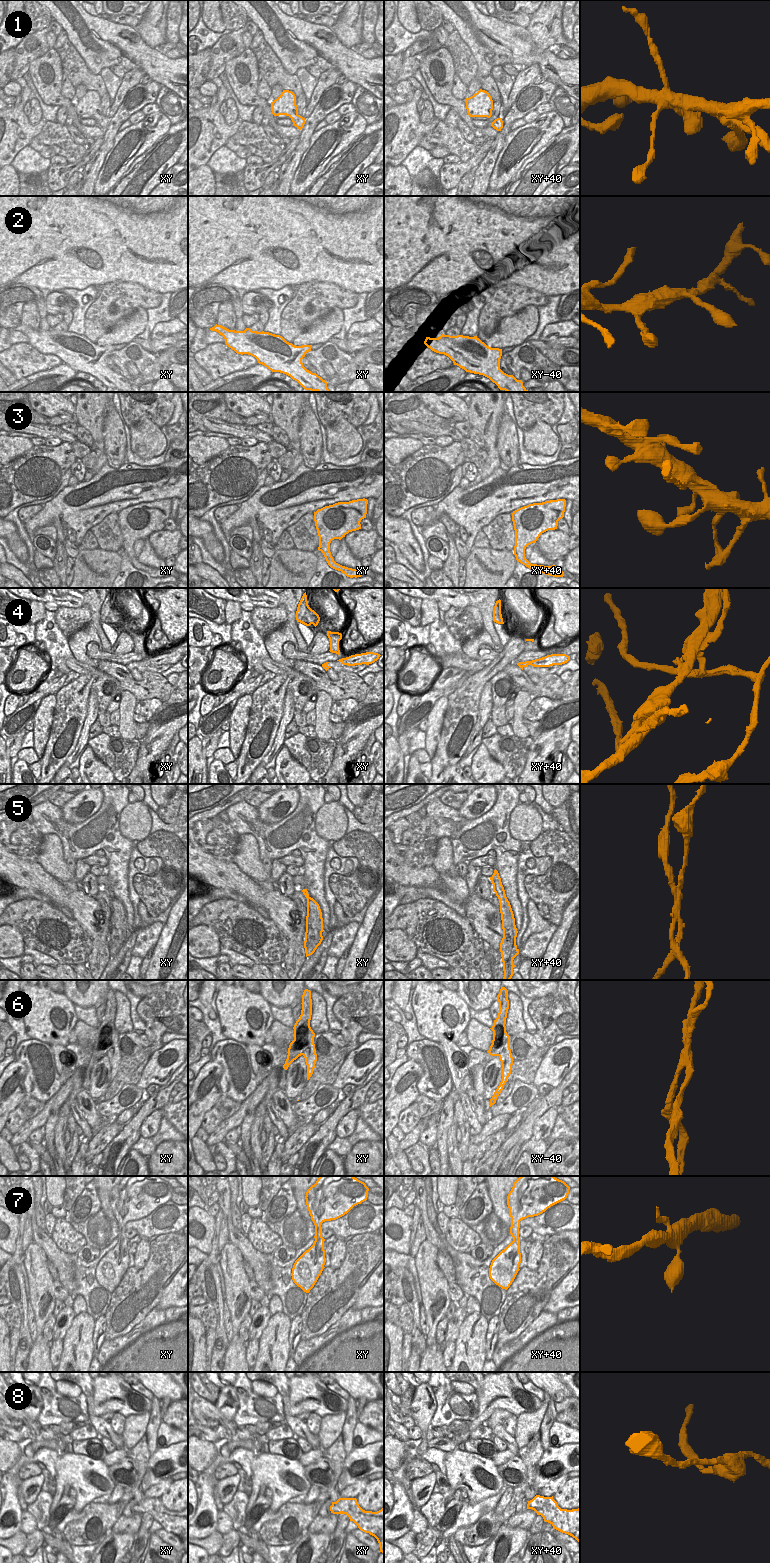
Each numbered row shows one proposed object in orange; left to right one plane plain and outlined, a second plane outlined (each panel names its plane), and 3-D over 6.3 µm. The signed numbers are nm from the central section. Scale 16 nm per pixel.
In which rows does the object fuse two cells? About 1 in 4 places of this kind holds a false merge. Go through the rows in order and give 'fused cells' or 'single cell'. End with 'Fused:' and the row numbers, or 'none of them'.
1: single cell
2: single cell
3: single cell
4: fused cells
5: fused cells
6: fused cells
7: single cell
8: fused cells
Fused: 4, 5, 6, 8

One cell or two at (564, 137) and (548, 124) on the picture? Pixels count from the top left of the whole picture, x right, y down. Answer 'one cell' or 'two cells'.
two cells

